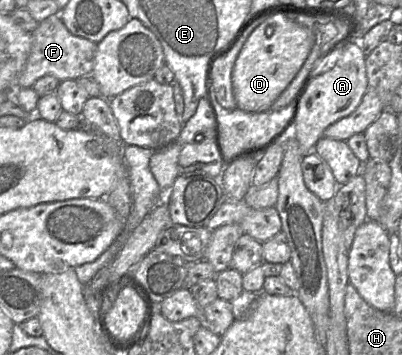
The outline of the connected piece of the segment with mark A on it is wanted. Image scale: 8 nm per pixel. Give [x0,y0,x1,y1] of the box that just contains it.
[286,42,368,156]

